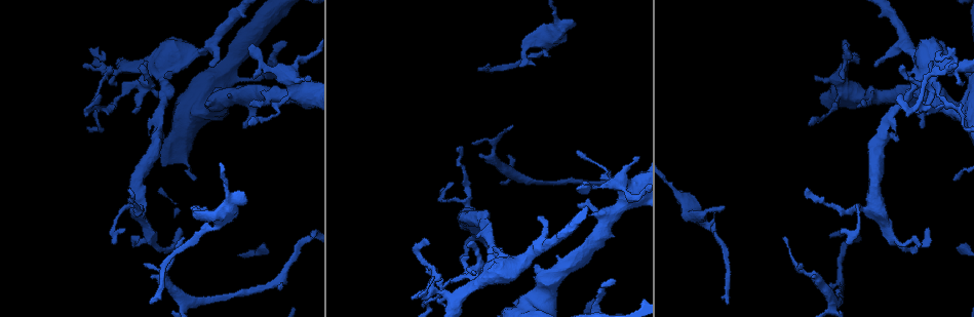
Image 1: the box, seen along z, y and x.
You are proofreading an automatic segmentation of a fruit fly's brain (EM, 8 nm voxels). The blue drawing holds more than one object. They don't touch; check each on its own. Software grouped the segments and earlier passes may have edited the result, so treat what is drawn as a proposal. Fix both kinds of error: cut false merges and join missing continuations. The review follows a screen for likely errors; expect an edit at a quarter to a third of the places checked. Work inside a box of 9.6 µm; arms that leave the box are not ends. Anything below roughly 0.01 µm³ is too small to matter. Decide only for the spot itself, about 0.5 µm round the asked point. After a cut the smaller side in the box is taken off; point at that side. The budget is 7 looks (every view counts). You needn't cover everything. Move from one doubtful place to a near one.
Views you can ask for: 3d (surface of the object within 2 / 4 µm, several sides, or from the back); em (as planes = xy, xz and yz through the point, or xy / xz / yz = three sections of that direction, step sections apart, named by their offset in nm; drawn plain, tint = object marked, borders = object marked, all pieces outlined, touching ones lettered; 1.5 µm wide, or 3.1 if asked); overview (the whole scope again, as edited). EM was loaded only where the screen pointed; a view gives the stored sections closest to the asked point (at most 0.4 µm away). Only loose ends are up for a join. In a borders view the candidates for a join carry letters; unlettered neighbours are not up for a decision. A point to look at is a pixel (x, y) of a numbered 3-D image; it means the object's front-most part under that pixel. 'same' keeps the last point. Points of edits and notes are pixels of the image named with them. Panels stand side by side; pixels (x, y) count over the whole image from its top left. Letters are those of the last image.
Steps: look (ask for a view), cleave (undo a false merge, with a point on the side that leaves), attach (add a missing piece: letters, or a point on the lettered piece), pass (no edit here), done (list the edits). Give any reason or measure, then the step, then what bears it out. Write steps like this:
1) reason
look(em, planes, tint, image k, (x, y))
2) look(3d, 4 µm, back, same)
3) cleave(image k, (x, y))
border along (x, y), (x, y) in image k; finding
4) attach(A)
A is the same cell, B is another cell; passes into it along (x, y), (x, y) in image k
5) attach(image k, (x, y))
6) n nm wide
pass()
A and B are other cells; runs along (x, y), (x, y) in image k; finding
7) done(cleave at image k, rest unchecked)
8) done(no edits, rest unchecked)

four or more arms meet
look(em, yz, step 8, tint, image 1, (550, 36))

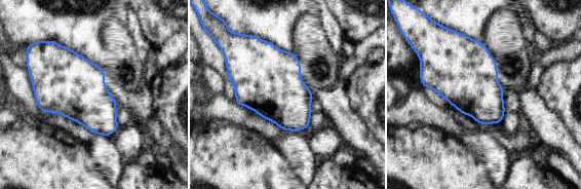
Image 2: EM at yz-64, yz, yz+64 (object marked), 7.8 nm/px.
look(em, planes, borders, same)

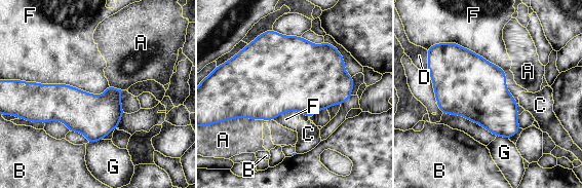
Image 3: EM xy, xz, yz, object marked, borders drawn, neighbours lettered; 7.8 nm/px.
F touches over 850 nm
pass()
A, B, C, D, F and G are other cells; border along (428, 46), (497, 65), (517, 103) in image 3; continuous, no second neuron

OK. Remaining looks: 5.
tapers out
look(3d, 4 µm, image 1, (149, 301))

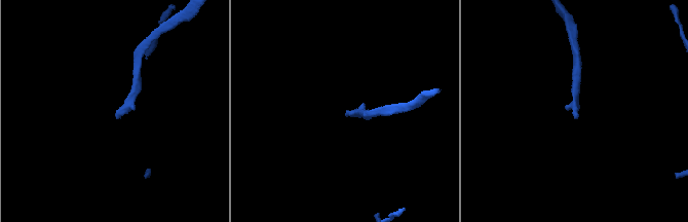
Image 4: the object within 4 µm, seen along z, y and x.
look(em, planes, plain, image 4, (578, 114))

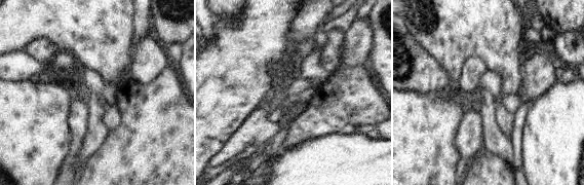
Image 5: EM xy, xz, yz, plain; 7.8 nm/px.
see the neighbours
look(em, planes, borders, same)

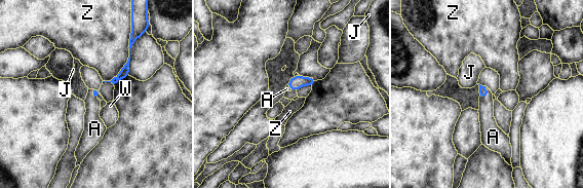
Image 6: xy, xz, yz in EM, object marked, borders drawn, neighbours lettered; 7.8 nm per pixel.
attach(A)
A is the same cell, J, W and Z are other cells; passes into it along (483, 92), (488, 95), (489, 126) in image 6; the neuron continues

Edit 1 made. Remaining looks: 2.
look(overview)

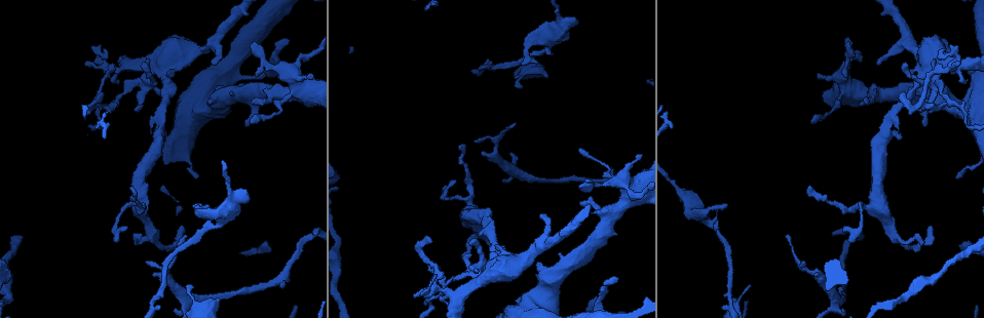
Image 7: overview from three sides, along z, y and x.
an open end
look(em, 3.1 µm, planes, borders, image 7, (543, 216))

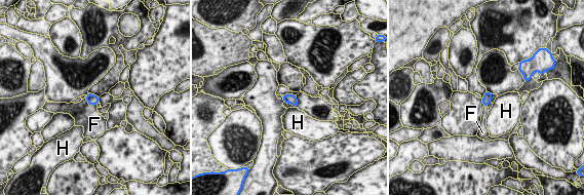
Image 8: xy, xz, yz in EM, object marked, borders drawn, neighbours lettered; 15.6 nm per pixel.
130 nm wide
attach(F)
F is the same cell, H is another cell; the neuron continues

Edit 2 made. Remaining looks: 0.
done(attach at image 6, attach at image 8, rest unchecked)

